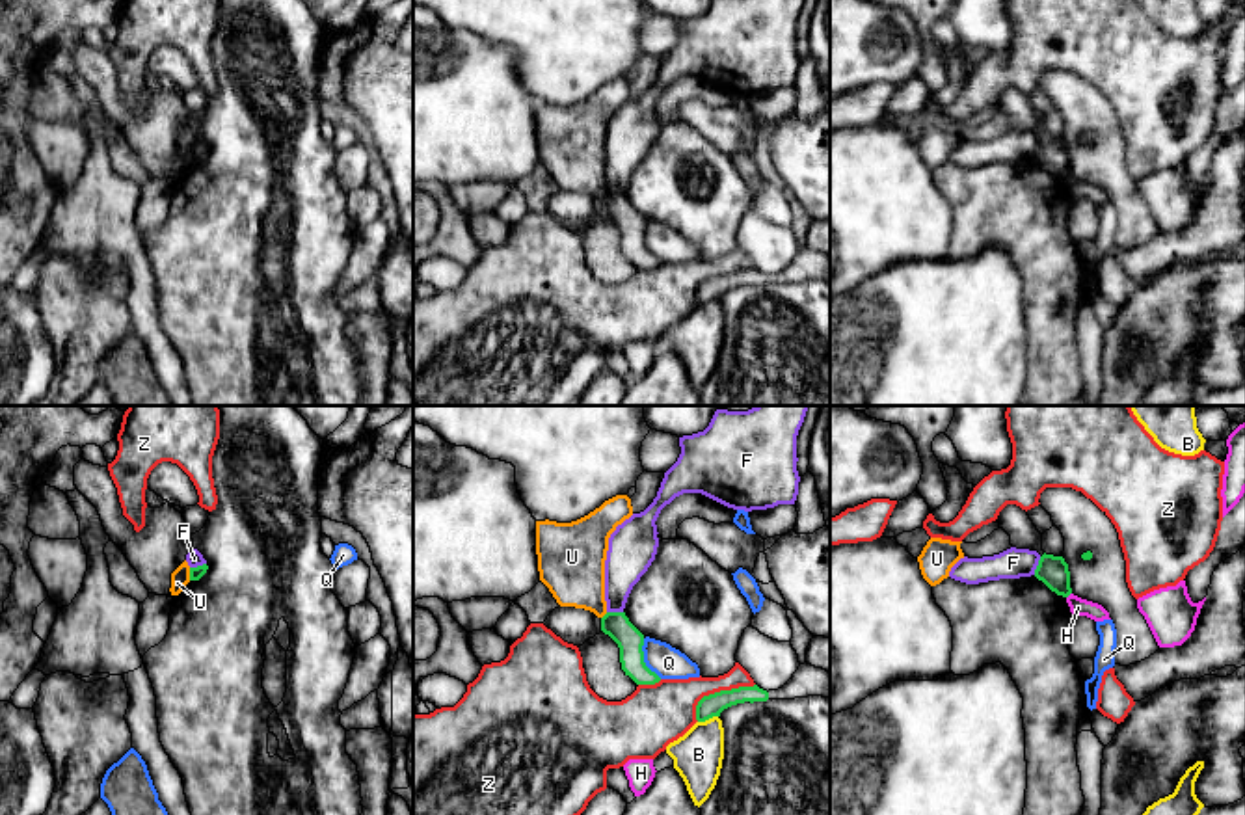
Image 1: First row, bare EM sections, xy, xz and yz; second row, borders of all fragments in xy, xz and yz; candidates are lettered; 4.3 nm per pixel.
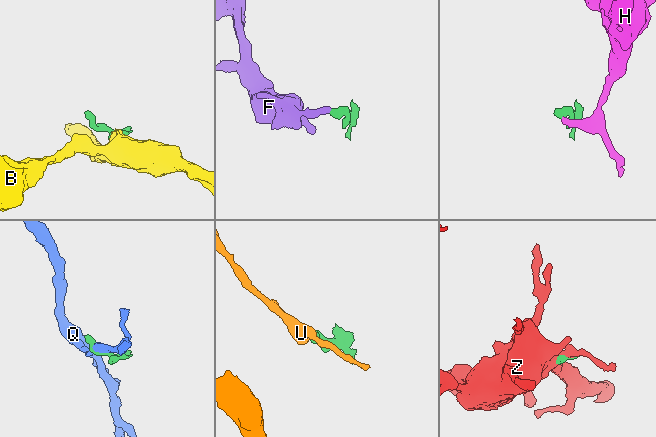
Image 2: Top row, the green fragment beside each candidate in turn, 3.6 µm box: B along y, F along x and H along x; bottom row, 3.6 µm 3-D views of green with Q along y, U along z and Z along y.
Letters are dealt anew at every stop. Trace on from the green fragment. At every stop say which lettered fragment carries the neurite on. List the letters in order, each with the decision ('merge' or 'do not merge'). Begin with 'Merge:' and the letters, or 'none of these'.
Merge: none of these
B: do not merge
F: do not merge
H: do not merge
Q: do not merge
U: do not merge
Z: do not merge

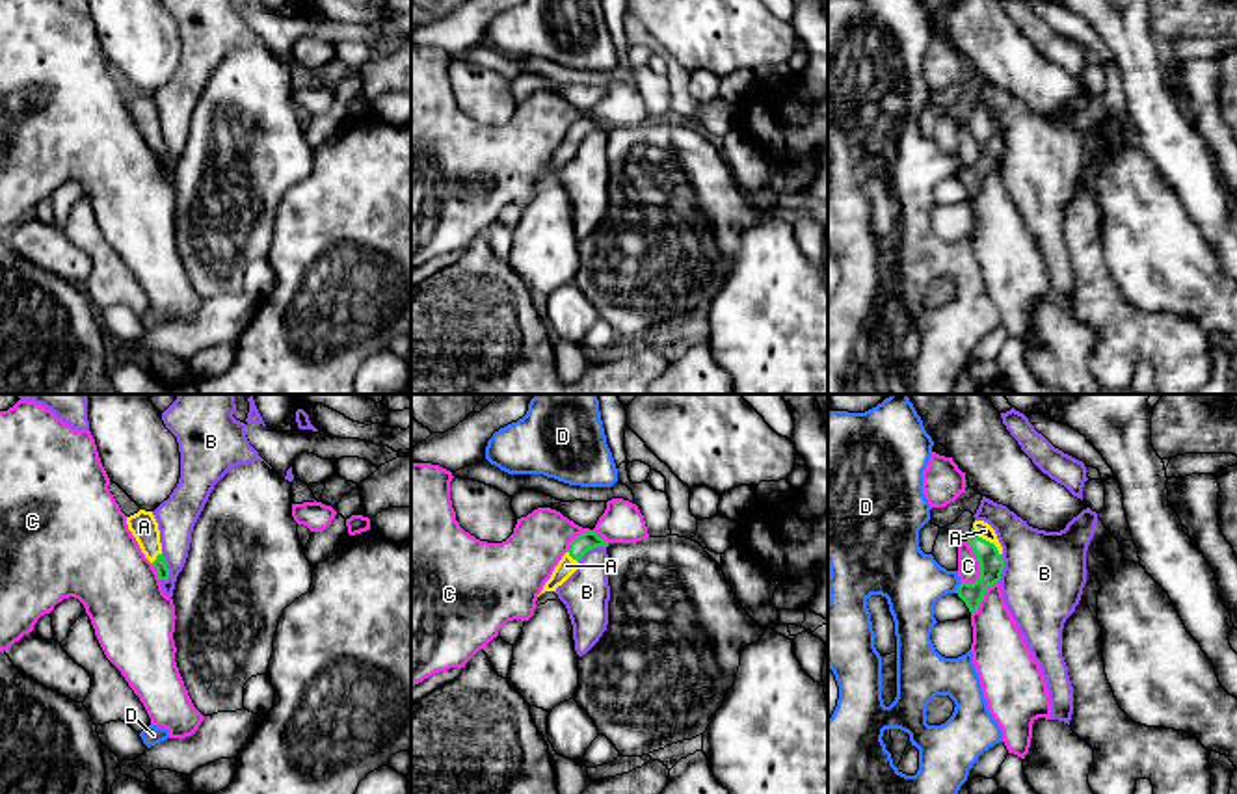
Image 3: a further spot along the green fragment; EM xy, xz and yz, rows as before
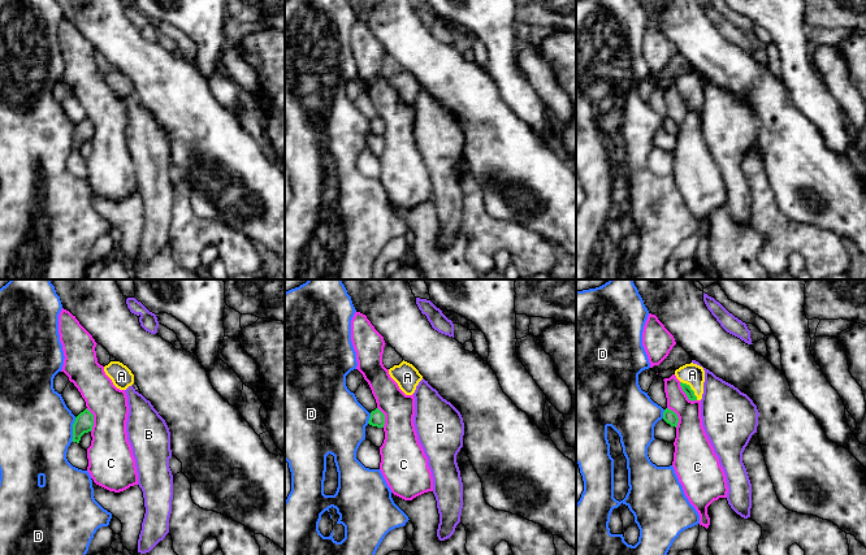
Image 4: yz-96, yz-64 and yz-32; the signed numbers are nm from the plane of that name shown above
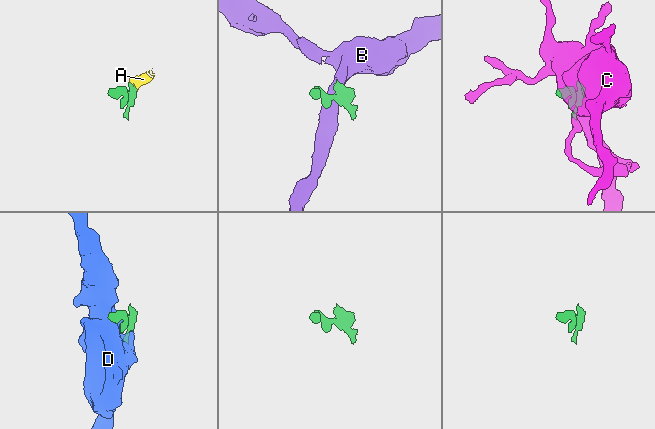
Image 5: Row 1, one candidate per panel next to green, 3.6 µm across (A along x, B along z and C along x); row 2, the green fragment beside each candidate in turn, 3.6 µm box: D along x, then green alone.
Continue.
Merge: A
A: merge
B: do not merge
C: do not merge
D: do not merge

